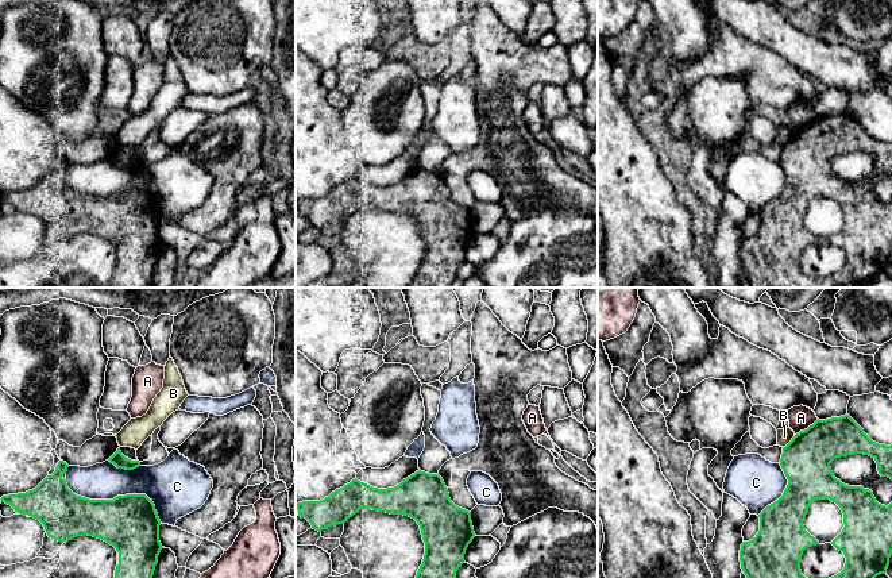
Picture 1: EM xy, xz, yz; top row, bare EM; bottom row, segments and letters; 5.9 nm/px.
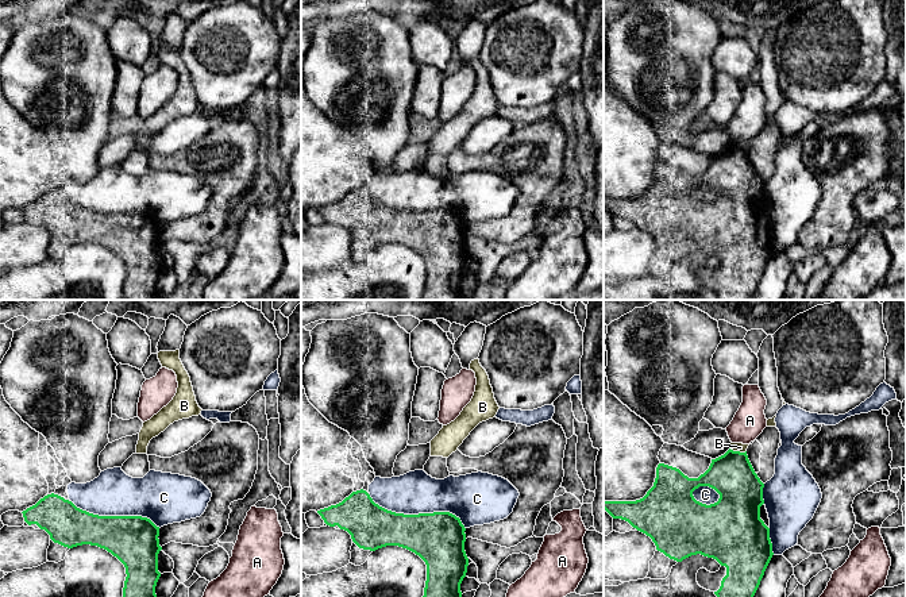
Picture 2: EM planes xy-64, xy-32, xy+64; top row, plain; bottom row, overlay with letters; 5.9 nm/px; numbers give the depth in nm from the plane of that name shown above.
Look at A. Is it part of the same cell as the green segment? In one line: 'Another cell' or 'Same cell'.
Another cell

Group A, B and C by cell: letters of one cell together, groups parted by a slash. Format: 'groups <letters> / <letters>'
groups A / B / C

